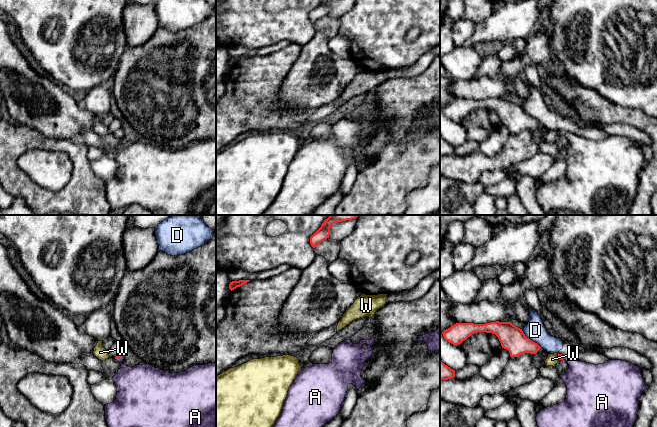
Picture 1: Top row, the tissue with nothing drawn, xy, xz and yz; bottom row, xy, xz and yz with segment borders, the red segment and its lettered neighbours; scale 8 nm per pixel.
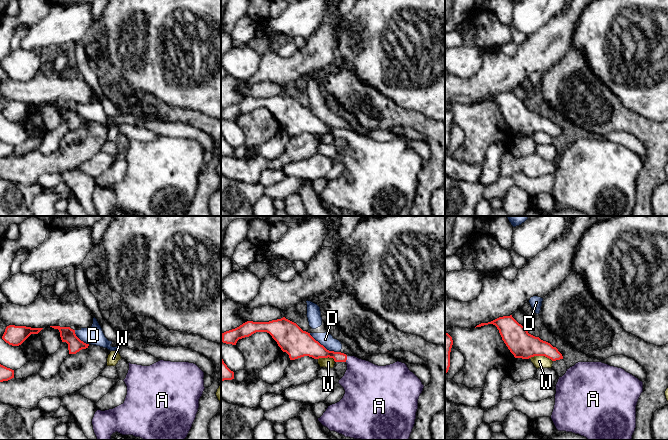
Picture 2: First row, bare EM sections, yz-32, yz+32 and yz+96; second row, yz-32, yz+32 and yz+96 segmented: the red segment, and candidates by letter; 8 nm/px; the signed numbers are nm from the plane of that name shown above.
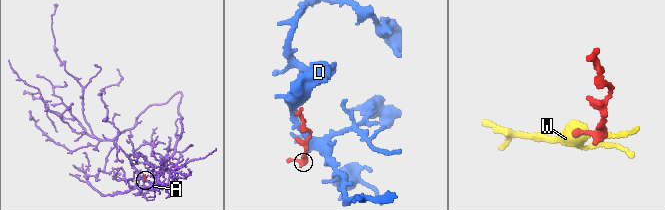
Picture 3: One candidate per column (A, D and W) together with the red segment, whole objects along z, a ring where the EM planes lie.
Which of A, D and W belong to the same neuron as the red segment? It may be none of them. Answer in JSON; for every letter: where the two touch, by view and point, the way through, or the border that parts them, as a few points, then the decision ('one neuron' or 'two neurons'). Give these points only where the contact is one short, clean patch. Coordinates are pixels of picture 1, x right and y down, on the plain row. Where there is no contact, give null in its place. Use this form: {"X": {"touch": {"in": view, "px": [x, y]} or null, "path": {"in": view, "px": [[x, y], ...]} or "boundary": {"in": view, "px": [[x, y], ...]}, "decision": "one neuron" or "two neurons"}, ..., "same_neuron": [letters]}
{"A": {"touch": {"in": "xy", "px": [119, 134]}, "path": {"in": "xy", "px": [[119, 132], [119, 134], [124, 148], [136, 160]]}, "decision": "one neuron"}, "D": {"touch": {"in": "yz", "px": [531, 116]}, "boundary": {"in": "yz", "px": [[521, 106], [541, 123]]}, "decision": "two neurons"}, "W": {"touch": {"in": "yz", "px": [558, 133]}, "boundary": {"in": "yz", "px": [[557, 129], [559, 136]]}, "decision": "two neurons"}, "same_neuron": ["A"]}

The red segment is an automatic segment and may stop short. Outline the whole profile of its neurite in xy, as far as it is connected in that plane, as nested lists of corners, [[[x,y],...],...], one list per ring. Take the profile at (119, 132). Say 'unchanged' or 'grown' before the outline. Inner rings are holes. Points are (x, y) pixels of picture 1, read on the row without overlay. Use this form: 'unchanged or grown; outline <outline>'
grown; outline [[[122,130],[116,132],[115,135],[121,140],[121,144],[112,154],[117,163],[117,171],[112,179],[105,182],[105,195],[111,210],[120,212],[132,204],[139,204],[153,215],[216,215],[216,139],[195,141],[184,148],[171,149],[147,140],[128,143],[122,139]]]

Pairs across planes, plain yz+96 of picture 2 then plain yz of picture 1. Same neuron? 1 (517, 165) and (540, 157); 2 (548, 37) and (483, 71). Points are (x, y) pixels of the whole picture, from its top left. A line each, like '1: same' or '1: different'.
1: same
2: same

